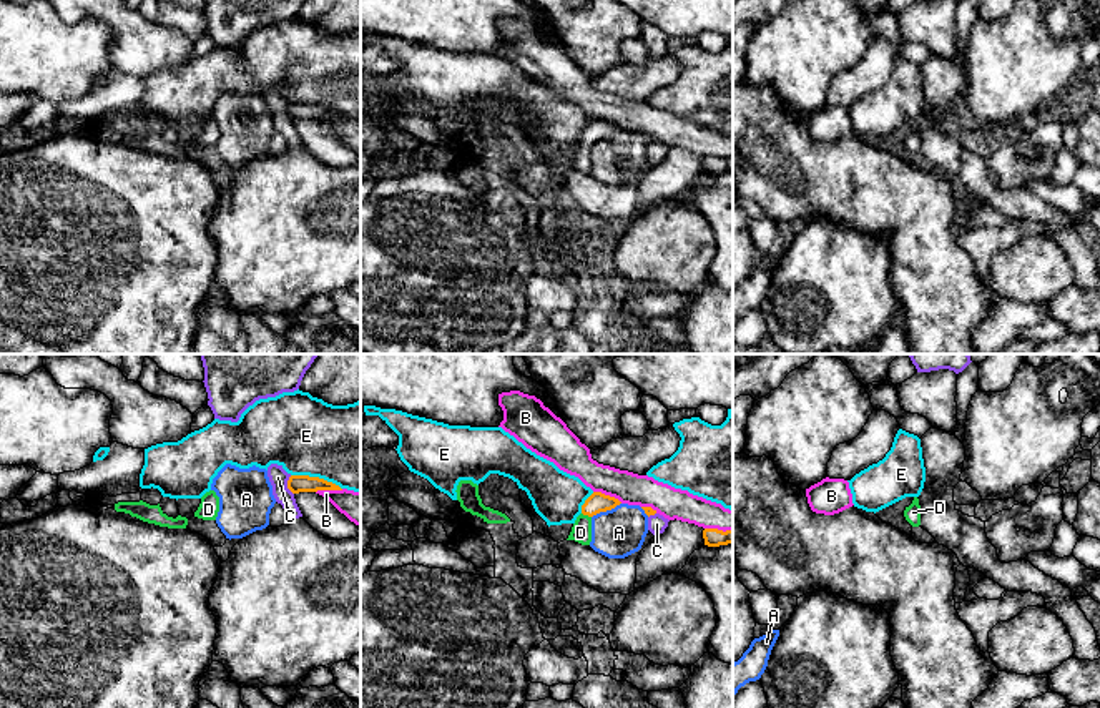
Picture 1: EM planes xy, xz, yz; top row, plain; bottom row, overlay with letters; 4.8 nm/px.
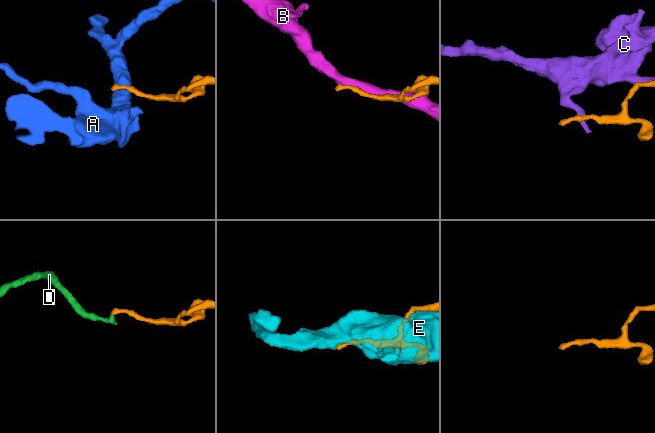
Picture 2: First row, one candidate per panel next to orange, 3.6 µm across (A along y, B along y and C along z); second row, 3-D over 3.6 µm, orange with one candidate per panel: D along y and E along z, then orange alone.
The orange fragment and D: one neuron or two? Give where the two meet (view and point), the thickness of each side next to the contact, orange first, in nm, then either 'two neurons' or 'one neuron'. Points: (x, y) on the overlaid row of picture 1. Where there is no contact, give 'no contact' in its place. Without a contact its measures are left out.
meets orange in xz at (587, 514); 100 nm thick on the orange side, 100 nm on the other; one neuron

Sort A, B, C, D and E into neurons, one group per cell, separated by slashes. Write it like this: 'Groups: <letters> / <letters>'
Groups: A / B / C / D / E

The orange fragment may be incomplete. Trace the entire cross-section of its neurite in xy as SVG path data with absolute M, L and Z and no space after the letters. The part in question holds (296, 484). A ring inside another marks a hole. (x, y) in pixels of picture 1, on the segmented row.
M291 475L287 480L287 489L292 494L317 492L317 490L342 490L339 485L332 482L327 482L319 477L309 477L309 475Z

